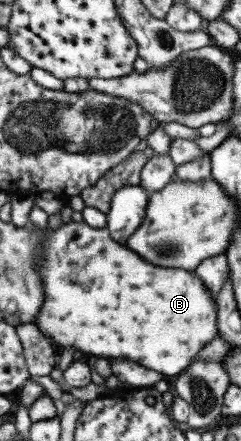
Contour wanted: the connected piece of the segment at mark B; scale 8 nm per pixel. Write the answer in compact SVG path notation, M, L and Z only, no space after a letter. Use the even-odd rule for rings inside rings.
M71 220L52 233L32 224L26 227L40 239L38 275L45 297L34 324L53 346L73 347L85 355L113 361L137 361L172 378L191 363L199 347L216 336L214 298L191 273L153 267L113 241L105 228L92 228L85 222Z

